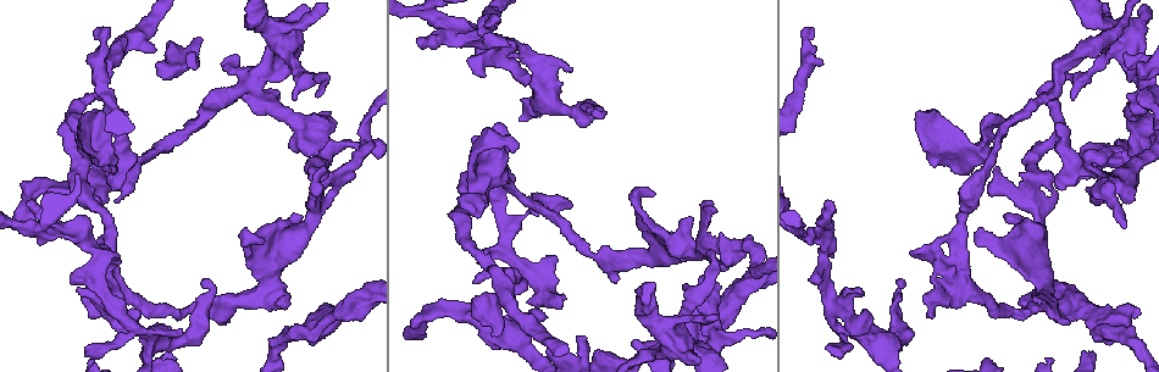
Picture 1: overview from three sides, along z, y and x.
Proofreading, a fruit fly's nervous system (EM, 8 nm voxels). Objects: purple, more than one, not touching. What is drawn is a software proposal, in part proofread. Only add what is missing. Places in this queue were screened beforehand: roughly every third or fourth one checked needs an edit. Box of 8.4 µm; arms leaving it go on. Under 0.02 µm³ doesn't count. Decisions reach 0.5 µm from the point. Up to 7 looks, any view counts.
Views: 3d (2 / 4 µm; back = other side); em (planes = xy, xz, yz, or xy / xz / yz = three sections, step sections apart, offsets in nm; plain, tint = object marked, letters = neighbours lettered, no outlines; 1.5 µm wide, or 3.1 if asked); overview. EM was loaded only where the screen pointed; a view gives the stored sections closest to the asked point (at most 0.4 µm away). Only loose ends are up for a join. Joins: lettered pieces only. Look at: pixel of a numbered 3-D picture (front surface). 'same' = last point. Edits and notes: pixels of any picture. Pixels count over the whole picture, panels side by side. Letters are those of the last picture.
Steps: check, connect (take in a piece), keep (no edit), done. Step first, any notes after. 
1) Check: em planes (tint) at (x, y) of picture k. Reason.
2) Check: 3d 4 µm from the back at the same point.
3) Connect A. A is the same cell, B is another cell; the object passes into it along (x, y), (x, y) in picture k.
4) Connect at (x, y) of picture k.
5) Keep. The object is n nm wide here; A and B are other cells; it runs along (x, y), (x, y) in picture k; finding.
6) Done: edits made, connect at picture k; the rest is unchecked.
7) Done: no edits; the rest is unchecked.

Check: em planes (tint) at (98, 197) of picture 1. Free end.

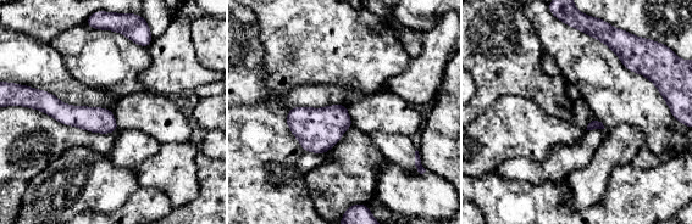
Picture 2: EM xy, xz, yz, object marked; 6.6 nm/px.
Check: em planes (letters) at the same point. See the neighbours.

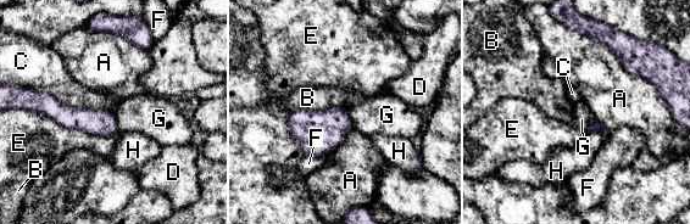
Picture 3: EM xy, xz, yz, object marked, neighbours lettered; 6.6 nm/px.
Connect at (571, 160) of picture 3. H is the same cell, A, B, C, D, E, F and G are other cells; it goes on there.

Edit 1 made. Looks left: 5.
Check: em xz step 8 (plain) at (1140, 315) of picture 1. Branch stops here.

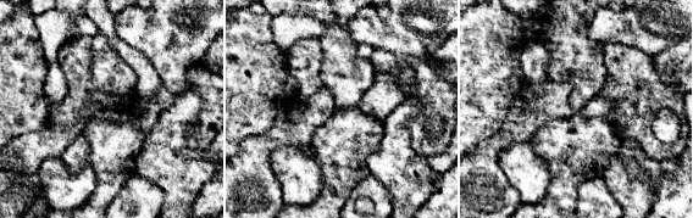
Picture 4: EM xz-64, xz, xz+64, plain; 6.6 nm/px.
Check: em xz step 8 (letters) at the same point.

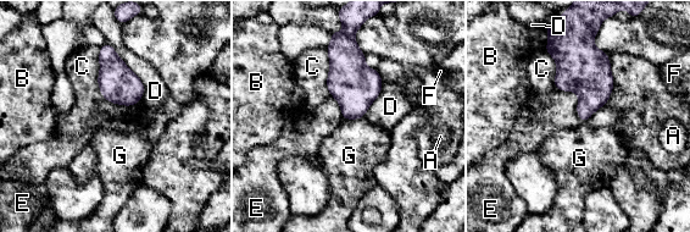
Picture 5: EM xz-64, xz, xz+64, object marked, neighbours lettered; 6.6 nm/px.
Keep. The longest contact is with D, 460 nm; A, B, C, D, E, F and G are other cells; none of them fits.

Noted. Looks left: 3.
Check: 3d 4 µm at (558, 309) of picture 1. Branch stops here.

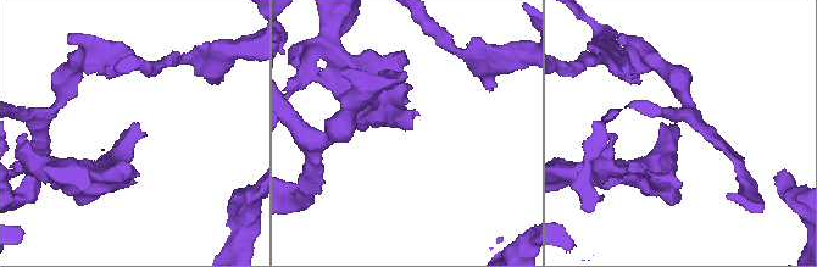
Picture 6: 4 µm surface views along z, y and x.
Check: em planes (letters) at (410, 126) of picture 6. Need the tissue.

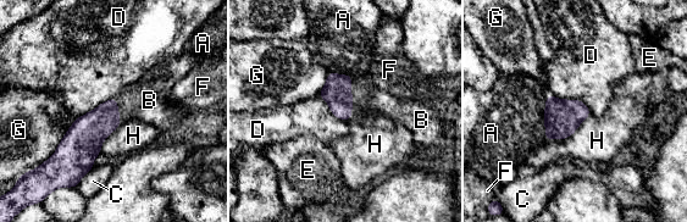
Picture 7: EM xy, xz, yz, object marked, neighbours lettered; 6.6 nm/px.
Connect at (367, 99) of picture 7. The longest contact is with D, 380 nm; B is the same cell, A, C, D, E, F, G and H are other cells; it goes on there.

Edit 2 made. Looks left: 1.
Done: edits made, connect at picture 3, connect at picture 7; the rest is unchecked.

